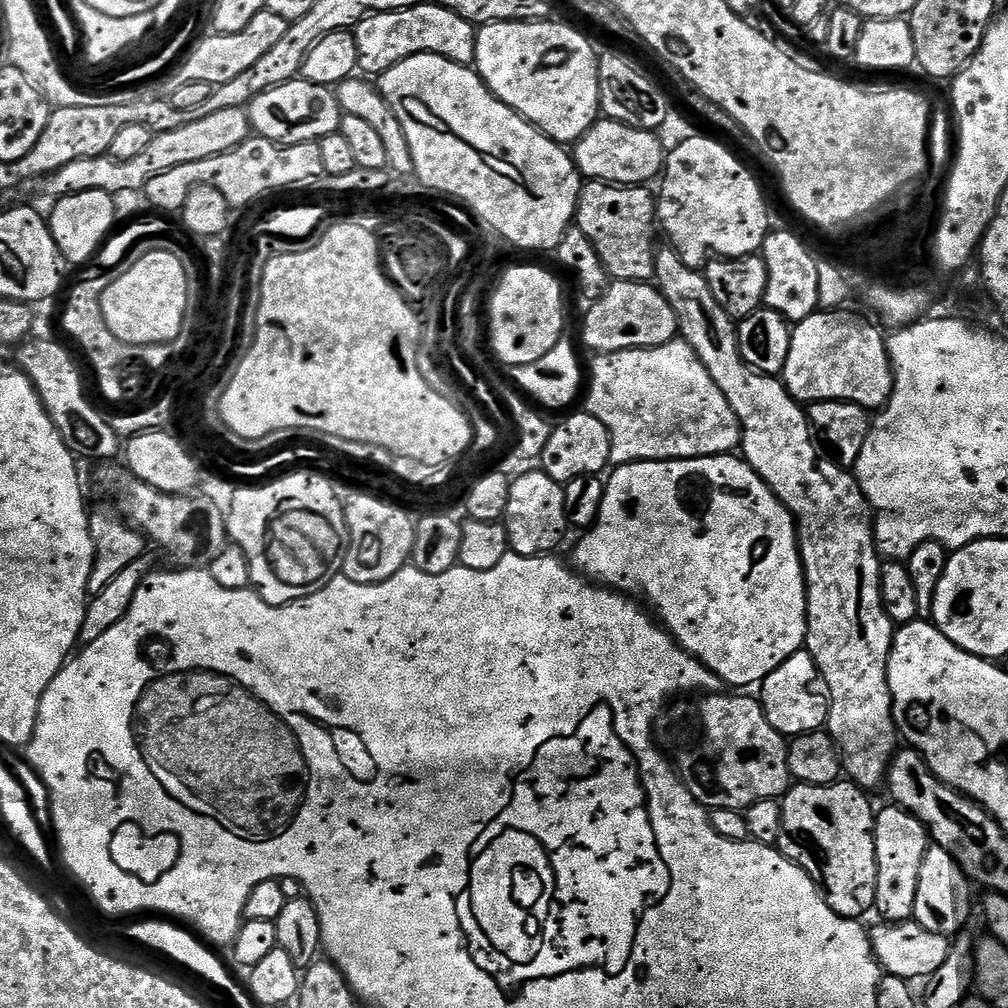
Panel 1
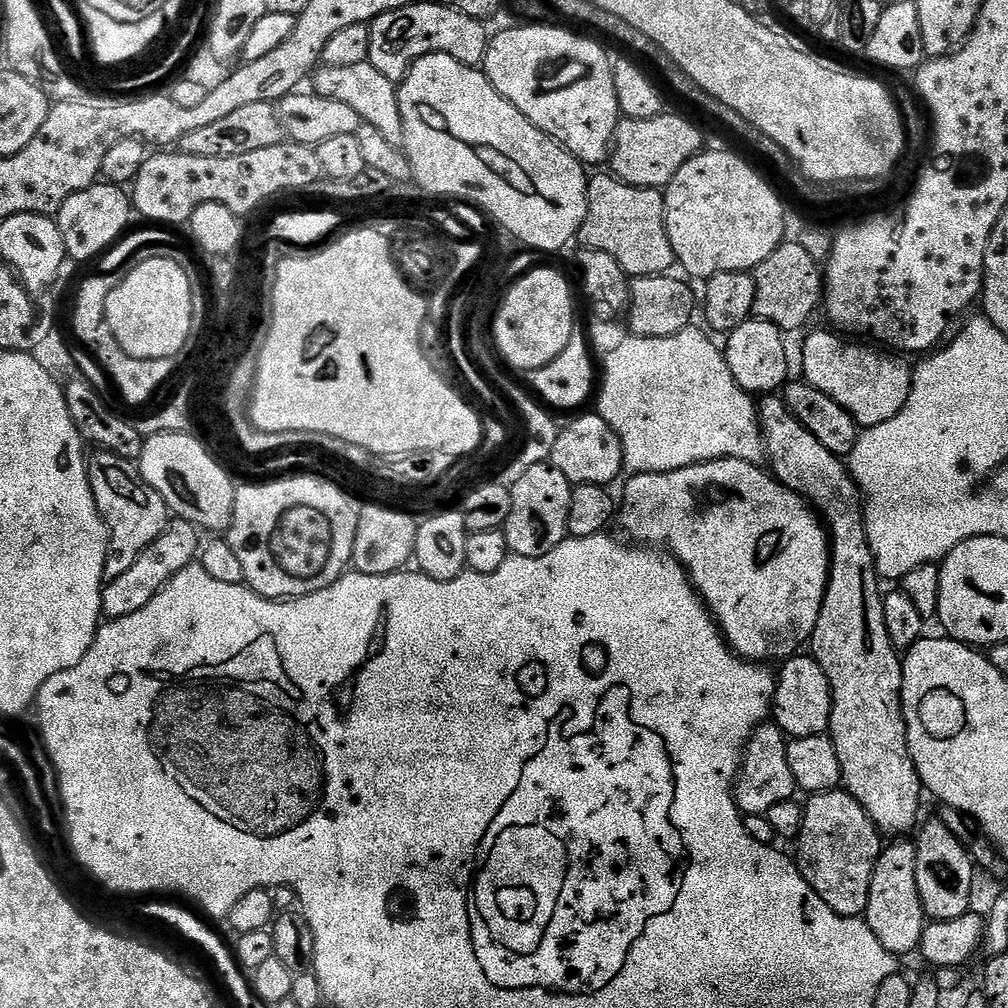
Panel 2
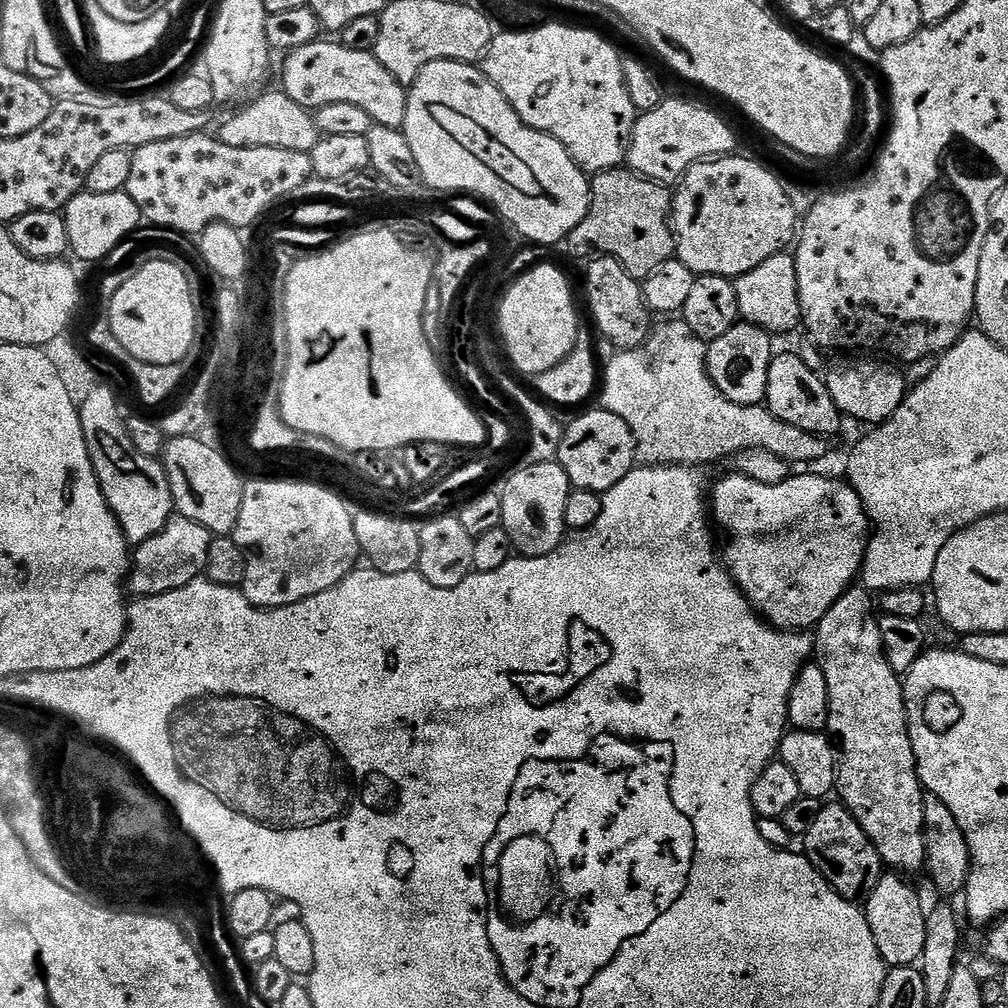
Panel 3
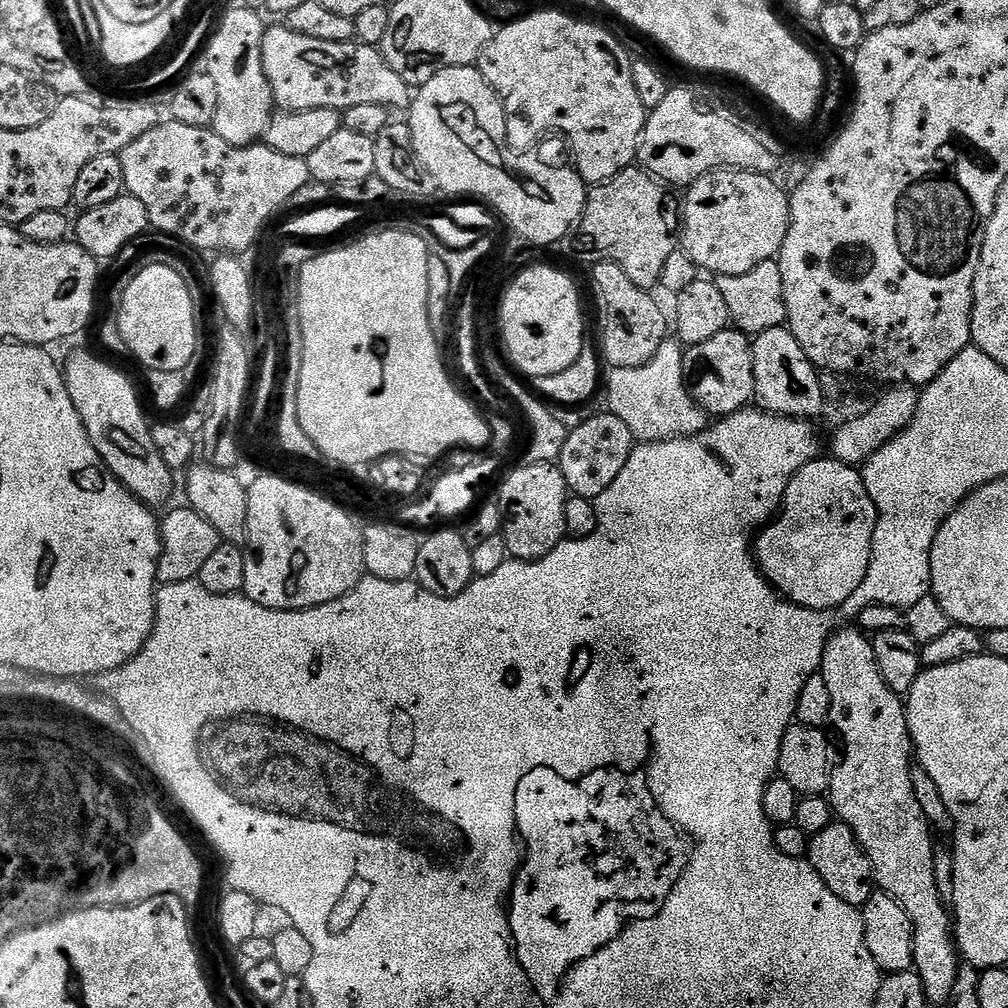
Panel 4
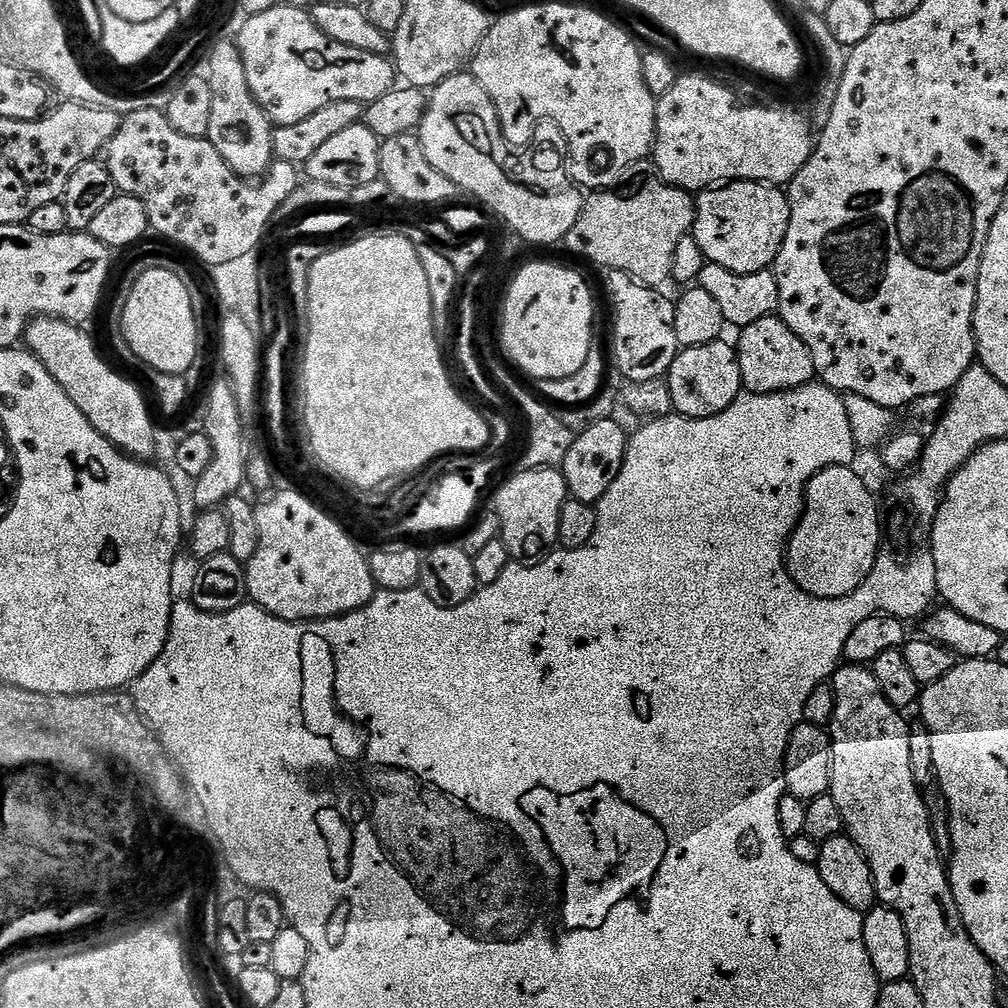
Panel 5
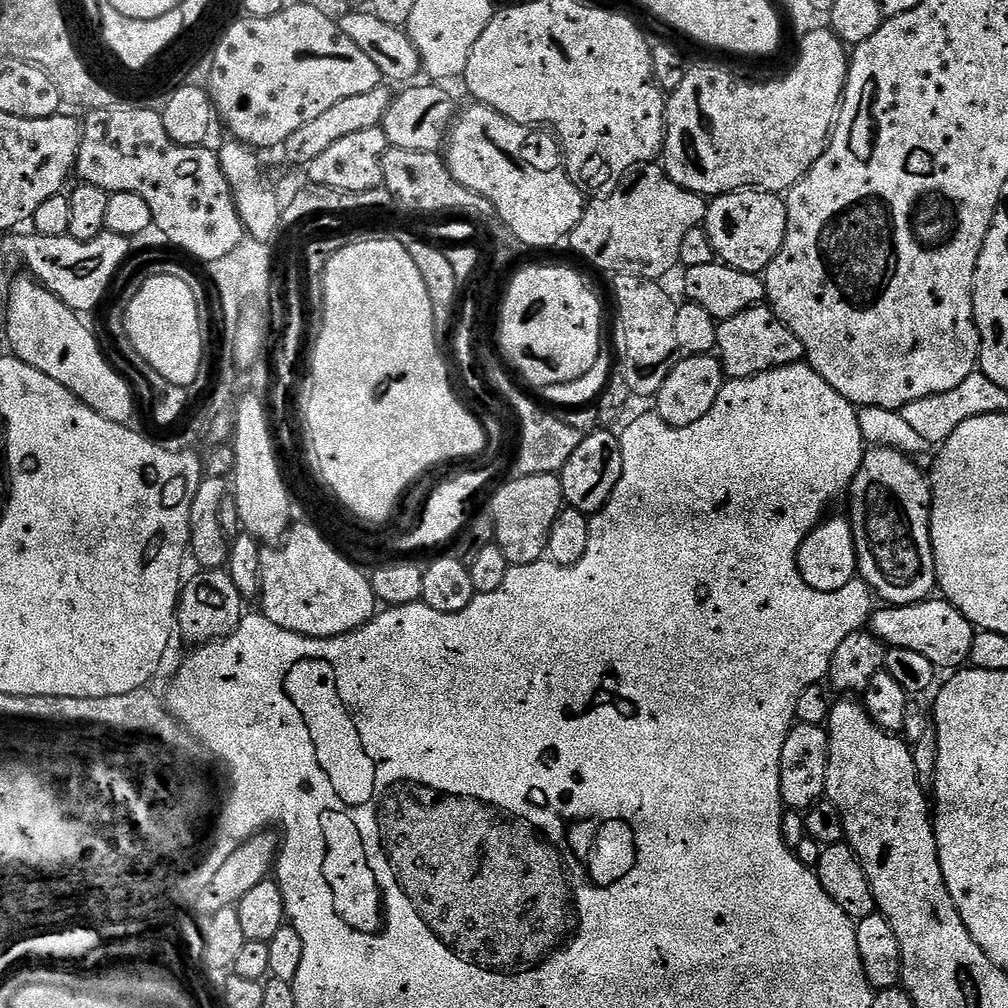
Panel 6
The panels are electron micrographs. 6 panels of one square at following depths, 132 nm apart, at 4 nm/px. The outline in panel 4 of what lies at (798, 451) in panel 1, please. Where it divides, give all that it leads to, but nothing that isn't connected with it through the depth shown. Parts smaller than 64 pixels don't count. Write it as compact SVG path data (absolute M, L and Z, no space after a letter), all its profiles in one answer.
M840 626L833 632L820 663L819 675L824 677L826 686L830 686L830 714L828 724L831 731L840 735L844 743L844 757L839 757L832 770L830 803L839 823L850 826L870 858L876 875L879 891L890 894L910 918L914 926L914 970L922 978L924 992L929 1005L942 1006L949 1003L955 980L958 978L962 963L958 955L954 935L954 920L949 905L938 894L938 882L934 878L934 854L937 845L932 844L934 829L929 824L918 798L914 798L912 769L914 767L914 749L912 735L908 733L908 713L901 697L886 686L878 670L878 658L874 654L871 639L859 627Z

